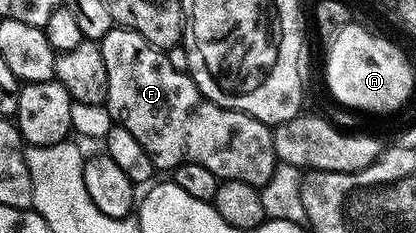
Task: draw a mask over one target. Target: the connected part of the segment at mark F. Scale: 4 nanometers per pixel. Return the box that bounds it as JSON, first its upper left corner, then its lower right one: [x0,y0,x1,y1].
[98,27,277,187]

